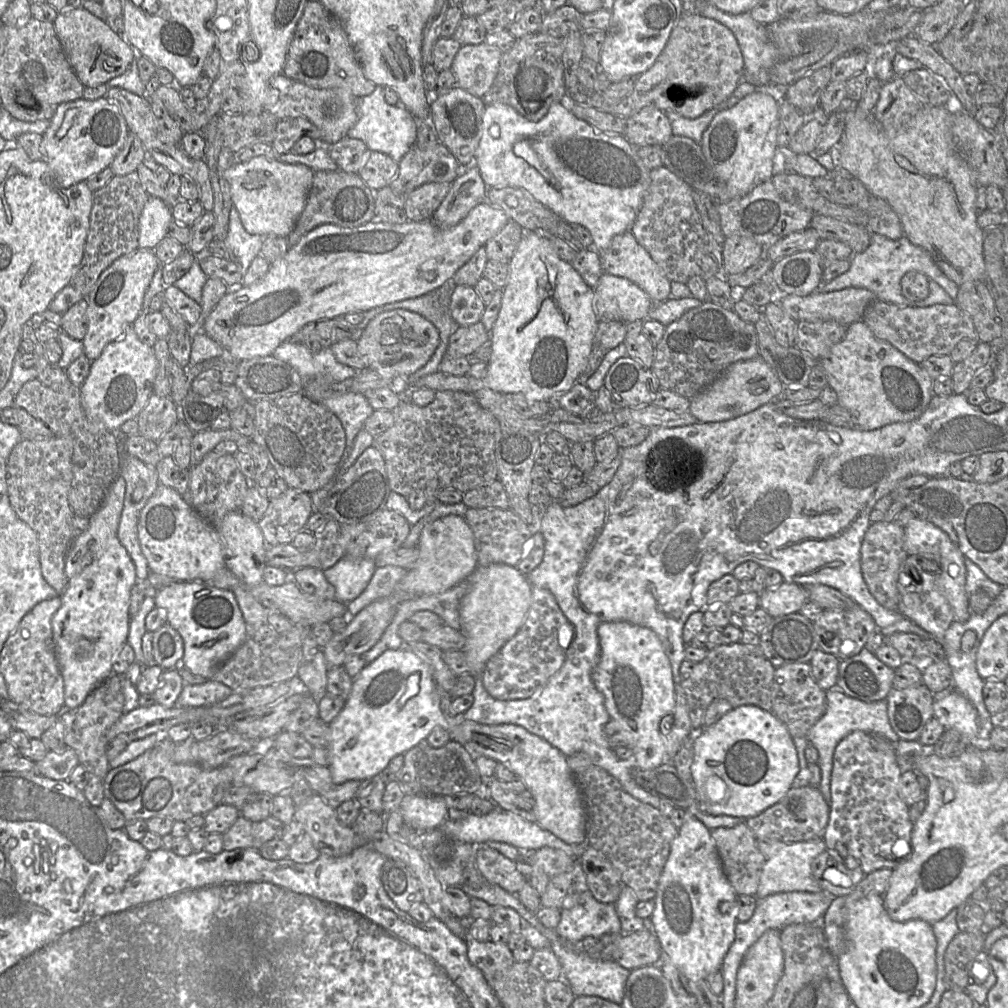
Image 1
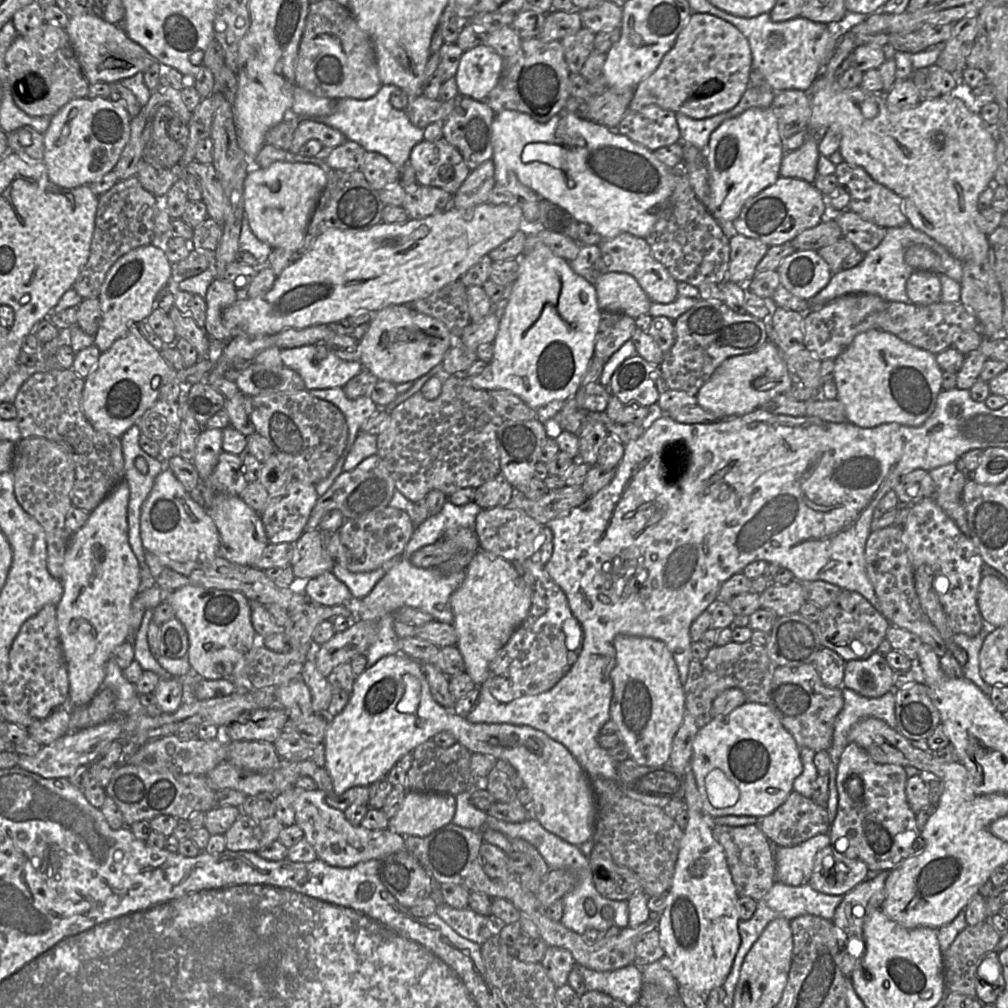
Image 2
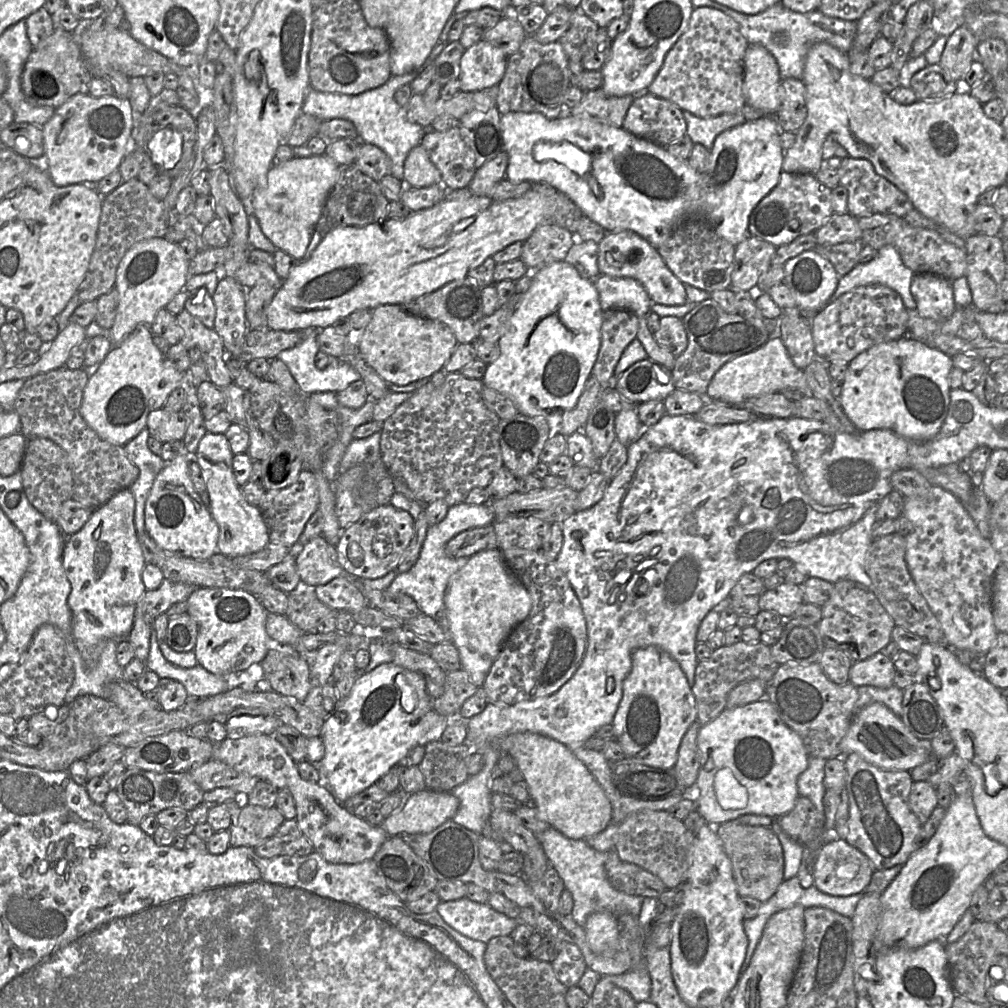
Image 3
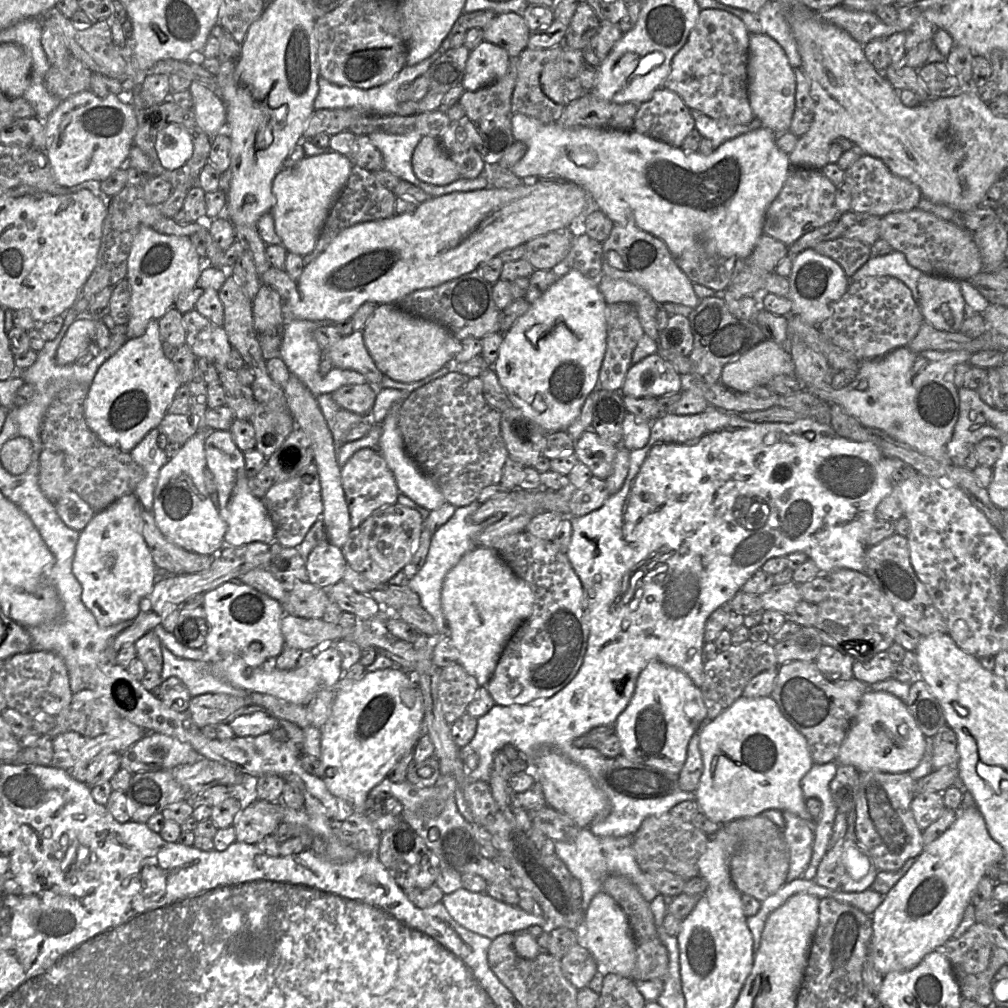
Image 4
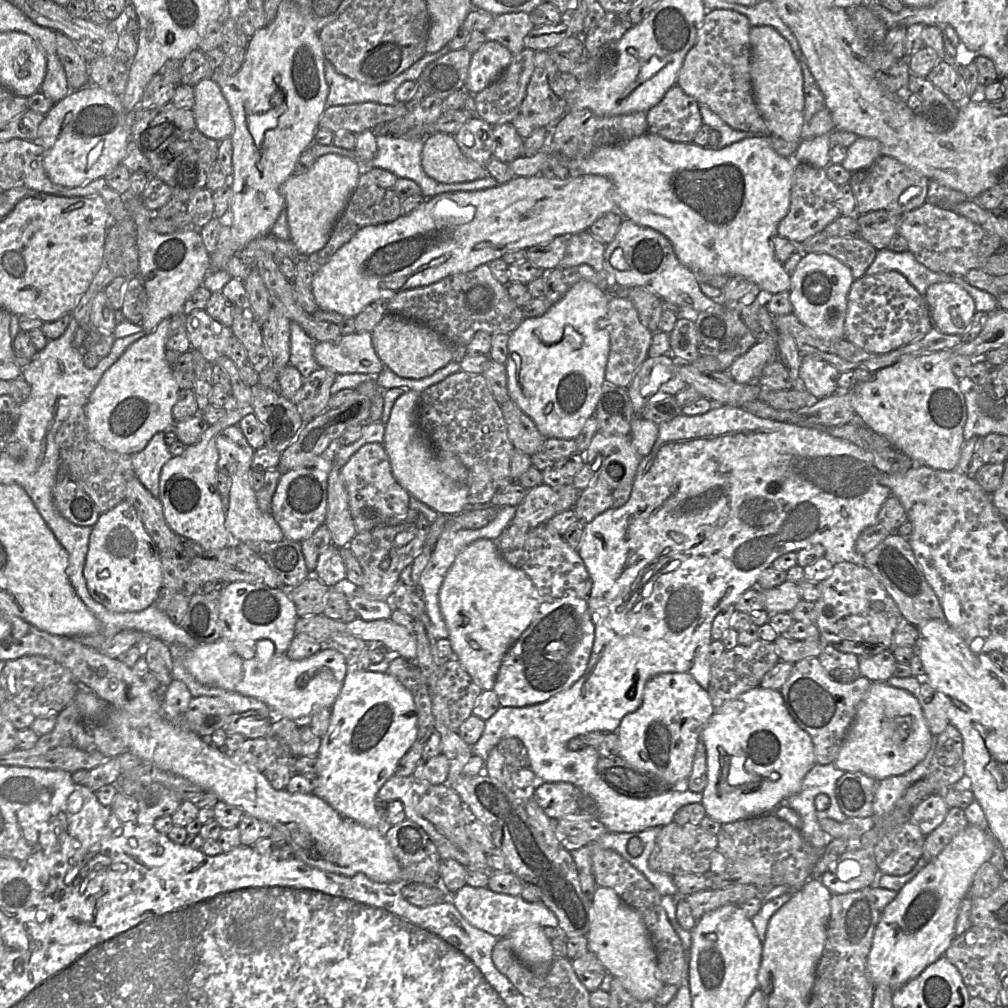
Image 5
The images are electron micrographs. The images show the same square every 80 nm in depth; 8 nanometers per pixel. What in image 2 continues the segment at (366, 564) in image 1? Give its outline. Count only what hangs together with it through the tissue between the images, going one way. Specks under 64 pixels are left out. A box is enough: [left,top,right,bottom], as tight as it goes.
[330,563,387,601]

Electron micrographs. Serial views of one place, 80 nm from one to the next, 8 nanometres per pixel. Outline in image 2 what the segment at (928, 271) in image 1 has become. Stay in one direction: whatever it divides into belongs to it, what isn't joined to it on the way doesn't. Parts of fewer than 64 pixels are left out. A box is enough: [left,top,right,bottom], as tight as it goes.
[802,222,963,319]

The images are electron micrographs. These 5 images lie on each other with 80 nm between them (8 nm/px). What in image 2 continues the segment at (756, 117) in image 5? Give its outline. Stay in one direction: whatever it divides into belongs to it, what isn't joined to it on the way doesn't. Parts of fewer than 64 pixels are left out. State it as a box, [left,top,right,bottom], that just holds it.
[628,12,752,119]

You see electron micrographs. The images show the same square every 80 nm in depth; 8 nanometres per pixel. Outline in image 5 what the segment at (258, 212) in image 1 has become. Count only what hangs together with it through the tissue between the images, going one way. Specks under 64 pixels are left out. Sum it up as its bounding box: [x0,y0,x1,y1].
[280,153,362,255]

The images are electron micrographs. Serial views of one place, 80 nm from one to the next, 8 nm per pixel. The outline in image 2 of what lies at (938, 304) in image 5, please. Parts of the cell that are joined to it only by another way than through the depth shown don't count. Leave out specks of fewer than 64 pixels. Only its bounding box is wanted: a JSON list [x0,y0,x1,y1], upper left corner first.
[906,271,942,305]

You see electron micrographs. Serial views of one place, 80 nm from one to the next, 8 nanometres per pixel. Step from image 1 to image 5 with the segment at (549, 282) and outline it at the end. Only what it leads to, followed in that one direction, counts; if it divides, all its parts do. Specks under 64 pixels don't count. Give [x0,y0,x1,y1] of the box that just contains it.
[504,281,610,439]

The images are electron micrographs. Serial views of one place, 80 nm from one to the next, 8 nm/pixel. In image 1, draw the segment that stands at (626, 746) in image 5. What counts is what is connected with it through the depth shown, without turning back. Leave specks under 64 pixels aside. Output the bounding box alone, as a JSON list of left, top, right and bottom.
[592,621,676,770]

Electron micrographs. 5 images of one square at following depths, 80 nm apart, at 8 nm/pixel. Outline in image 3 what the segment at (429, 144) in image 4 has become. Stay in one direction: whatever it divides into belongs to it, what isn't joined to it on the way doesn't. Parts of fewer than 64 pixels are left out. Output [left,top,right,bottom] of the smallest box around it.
[403,144,441,187]

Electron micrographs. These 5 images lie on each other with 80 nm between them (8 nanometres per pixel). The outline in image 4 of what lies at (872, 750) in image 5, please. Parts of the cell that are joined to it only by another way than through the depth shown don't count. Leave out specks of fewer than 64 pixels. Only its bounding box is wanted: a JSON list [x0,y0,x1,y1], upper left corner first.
[833,690,925,773]

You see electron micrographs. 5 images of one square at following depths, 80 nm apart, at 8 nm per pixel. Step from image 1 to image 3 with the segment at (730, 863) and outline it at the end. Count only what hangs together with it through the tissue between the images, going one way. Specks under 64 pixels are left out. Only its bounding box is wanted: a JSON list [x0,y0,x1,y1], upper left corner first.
[715,819,784,902]

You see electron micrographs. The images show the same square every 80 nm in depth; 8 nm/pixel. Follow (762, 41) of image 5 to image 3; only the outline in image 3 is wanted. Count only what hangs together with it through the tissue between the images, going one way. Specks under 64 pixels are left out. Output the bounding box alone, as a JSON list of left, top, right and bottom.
[744,44,783,116]

